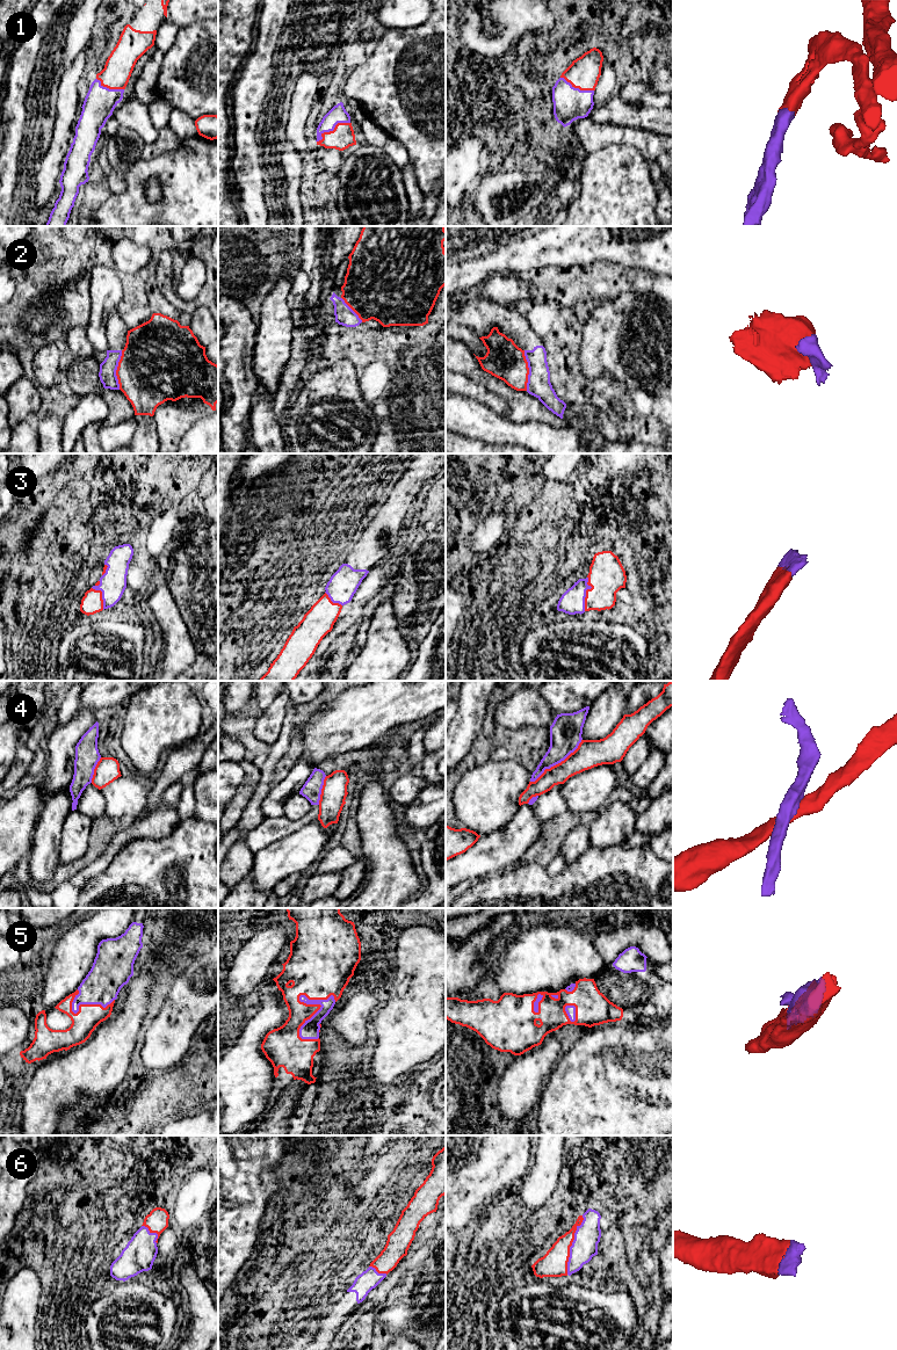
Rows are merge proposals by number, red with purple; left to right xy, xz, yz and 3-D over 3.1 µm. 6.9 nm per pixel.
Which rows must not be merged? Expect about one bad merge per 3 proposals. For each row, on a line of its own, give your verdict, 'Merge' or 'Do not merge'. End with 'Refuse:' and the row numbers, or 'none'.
1: Merge
2: Do not merge
3: Merge
4: Do not merge
5: Merge
6: Merge
Refuse: 2, 4

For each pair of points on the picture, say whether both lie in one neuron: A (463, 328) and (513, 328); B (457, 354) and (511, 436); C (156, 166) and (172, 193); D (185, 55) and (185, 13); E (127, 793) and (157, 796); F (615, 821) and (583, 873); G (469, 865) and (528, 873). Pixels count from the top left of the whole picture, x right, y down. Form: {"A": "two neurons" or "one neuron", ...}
{"A": "one neuron", "B": "two neurons", "C": "one neuron", "D": "two neurons", "E": "two neurons", "F": "two neurons", "G": "two neurons"}

